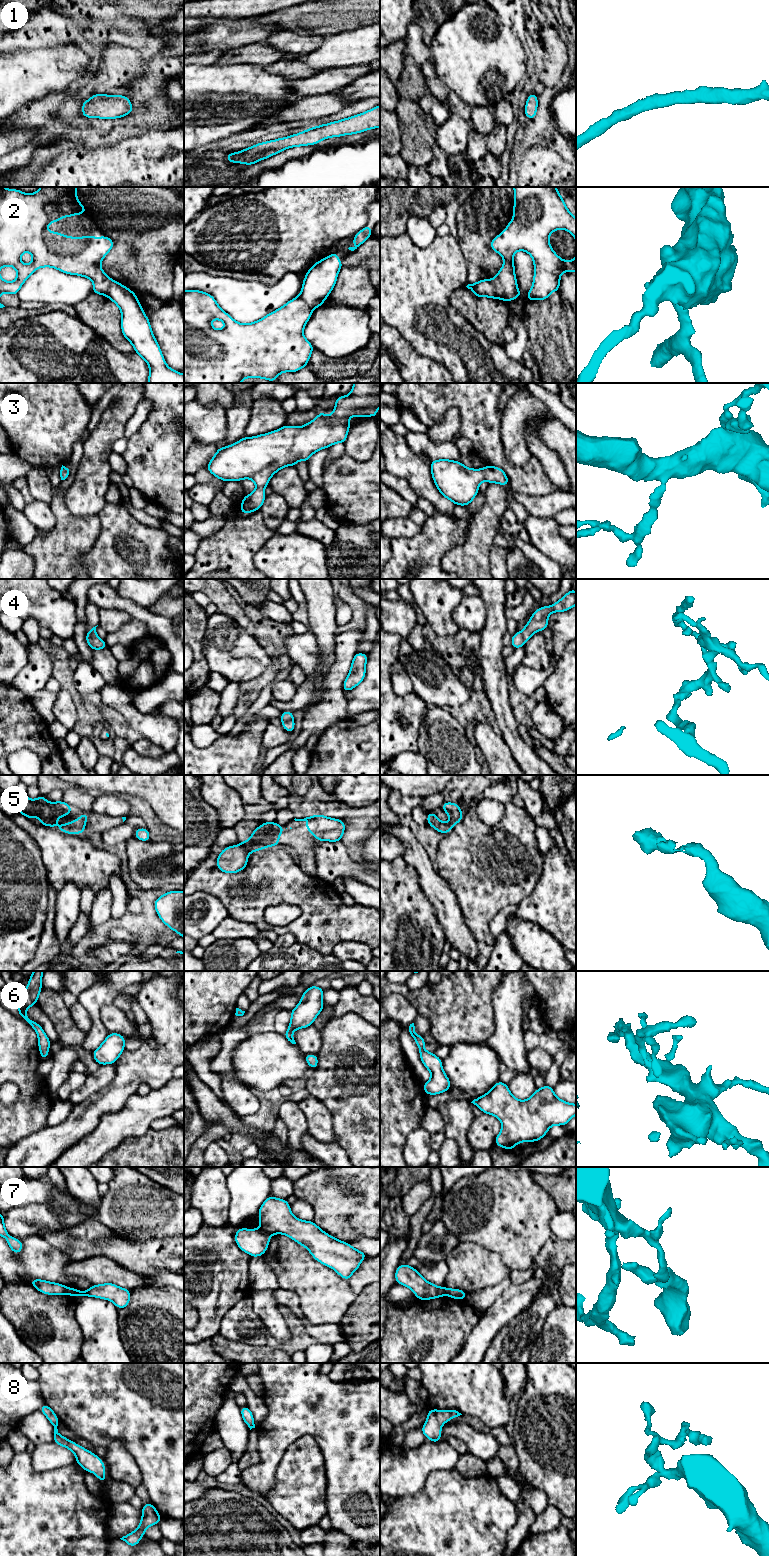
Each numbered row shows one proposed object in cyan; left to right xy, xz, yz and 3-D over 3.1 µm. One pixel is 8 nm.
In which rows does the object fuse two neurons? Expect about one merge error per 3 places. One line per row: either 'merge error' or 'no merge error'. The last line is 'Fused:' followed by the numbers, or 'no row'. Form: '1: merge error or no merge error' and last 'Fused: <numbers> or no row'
1: no merge error
2: merge error
3: no merge error
4: no merge error
5: no merge error
6: no merge error
7: merge error
8: no merge error
Fused: 2, 7

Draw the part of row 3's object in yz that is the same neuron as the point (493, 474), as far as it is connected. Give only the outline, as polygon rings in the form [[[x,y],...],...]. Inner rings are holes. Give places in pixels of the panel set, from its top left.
[[[440,459],[430,462],[432,478],[439,492],[455,505],[469,505],[478,493],[479,485],[486,480],[488,483],[498,483],[503,486],[509,485],[505,472],[495,466],[486,465],[483,469],[471,469],[465,467],[460,461]]]

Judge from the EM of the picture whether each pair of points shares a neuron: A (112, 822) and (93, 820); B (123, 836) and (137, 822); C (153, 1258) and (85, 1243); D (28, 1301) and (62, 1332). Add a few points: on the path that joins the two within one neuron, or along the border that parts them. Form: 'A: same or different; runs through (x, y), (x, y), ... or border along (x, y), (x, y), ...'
A: same; runs through (107, 822), (98, 822)
B: same; runs through (126, 832), (133, 825)
C: same; runs through (136, 1257), (128, 1255), (113, 1246), (102, 1246)
D: same; runs through (38, 1310), (47, 1312), (52, 1322)

